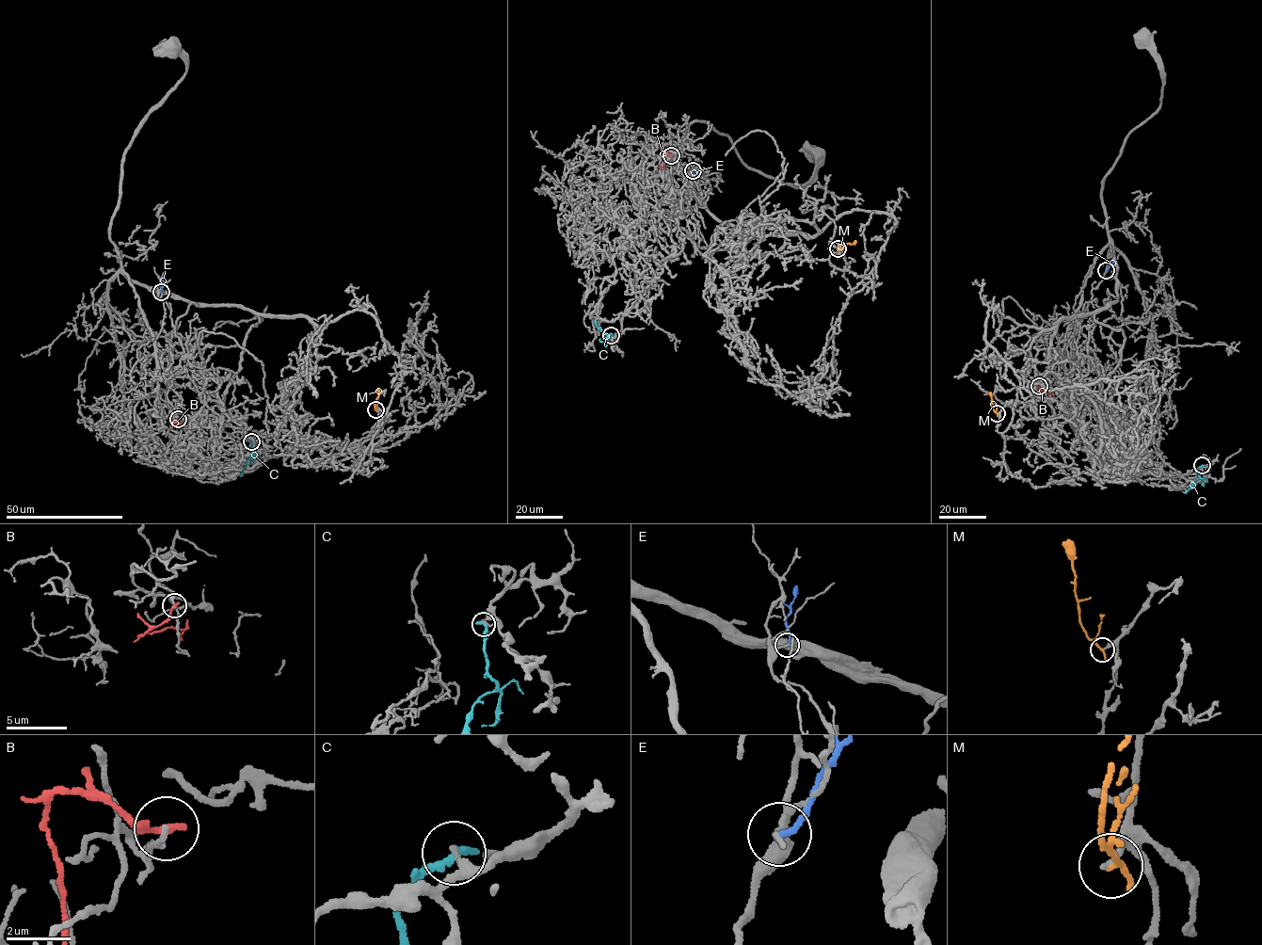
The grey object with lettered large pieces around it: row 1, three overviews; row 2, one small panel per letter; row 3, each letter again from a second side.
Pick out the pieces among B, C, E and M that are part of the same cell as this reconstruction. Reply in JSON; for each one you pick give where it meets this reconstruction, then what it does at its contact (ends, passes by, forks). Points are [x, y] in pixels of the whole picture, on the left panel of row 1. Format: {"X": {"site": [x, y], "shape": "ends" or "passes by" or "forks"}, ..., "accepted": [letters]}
{"accepted": []}

